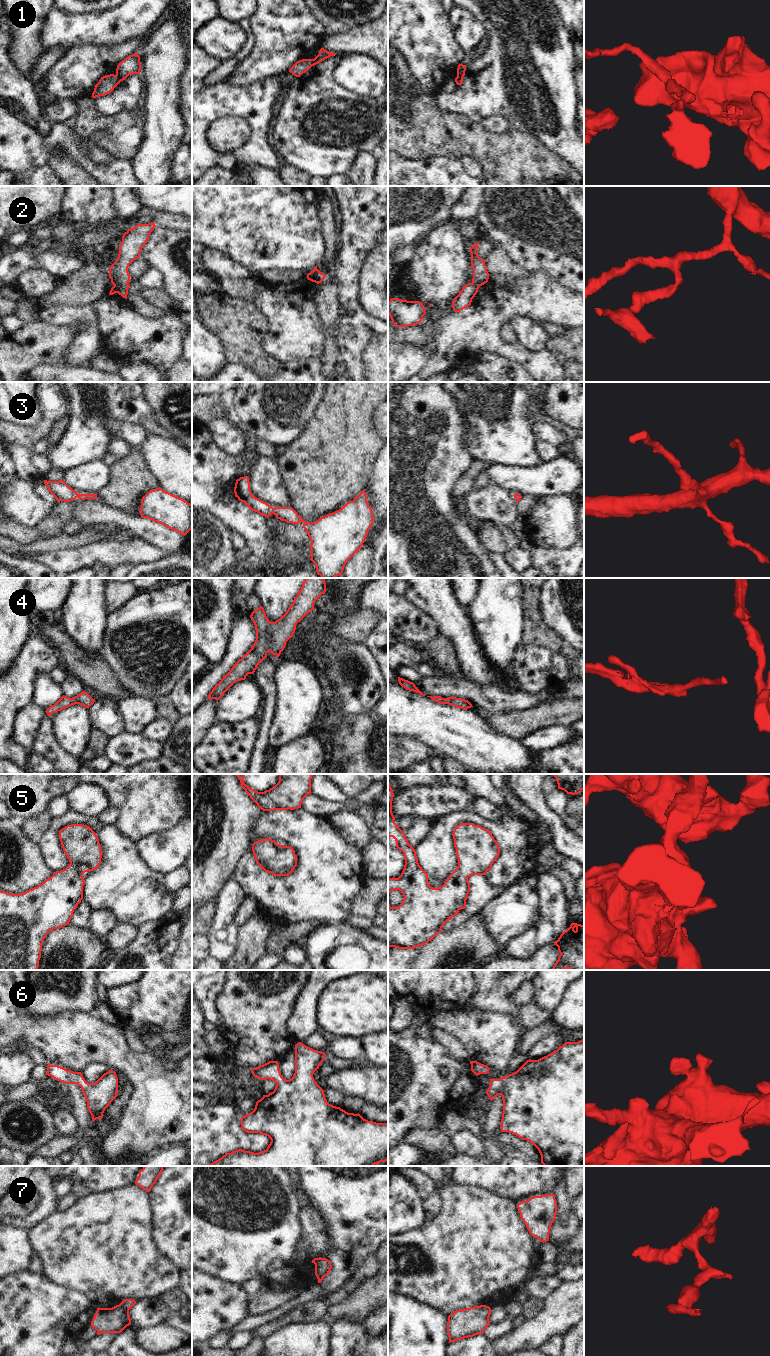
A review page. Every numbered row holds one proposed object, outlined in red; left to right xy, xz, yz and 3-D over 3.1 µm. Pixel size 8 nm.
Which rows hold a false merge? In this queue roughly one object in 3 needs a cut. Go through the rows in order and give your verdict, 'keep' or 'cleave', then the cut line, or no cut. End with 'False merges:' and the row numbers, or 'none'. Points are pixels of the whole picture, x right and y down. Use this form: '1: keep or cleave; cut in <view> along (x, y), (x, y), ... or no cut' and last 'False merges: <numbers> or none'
1: cleave; cut in xz along (314, 59), (312, 65)
2: cleave; cut in xy along (127, 283), (119, 283), (114, 286)
3: keep; no cut
4: keep; no cut
5: keep; no cut
6: keep; no cut
7: cleave; cut in xy along (119, 1304), (128, 1311)
False merges: 1, 2, 7

